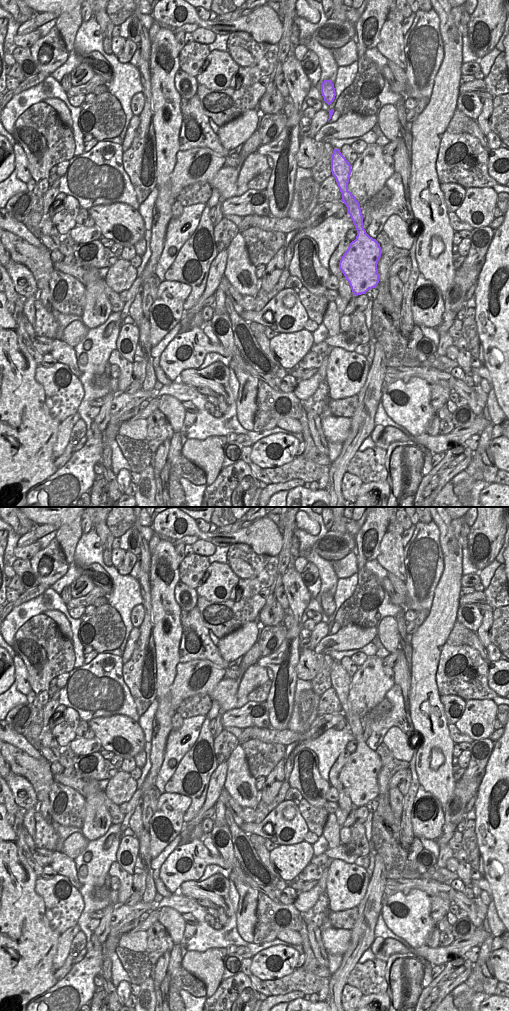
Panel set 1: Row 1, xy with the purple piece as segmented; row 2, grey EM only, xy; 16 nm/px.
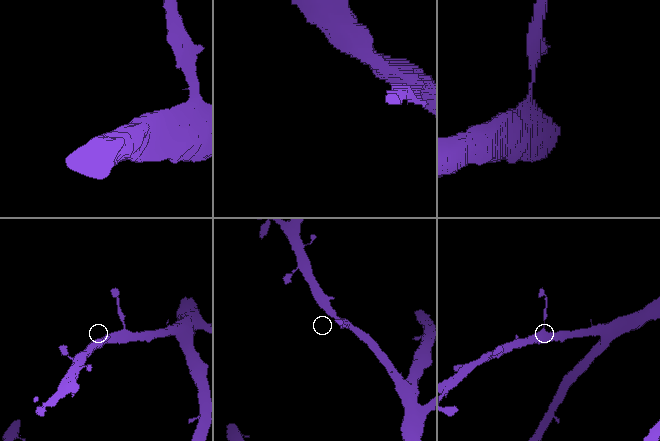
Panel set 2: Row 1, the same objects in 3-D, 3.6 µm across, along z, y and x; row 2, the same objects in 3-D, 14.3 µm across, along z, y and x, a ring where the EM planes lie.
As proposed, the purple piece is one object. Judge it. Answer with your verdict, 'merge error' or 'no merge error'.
no merge error

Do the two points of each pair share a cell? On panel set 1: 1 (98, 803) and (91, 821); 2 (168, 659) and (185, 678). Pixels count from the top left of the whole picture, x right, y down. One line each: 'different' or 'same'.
1: same
2: different

